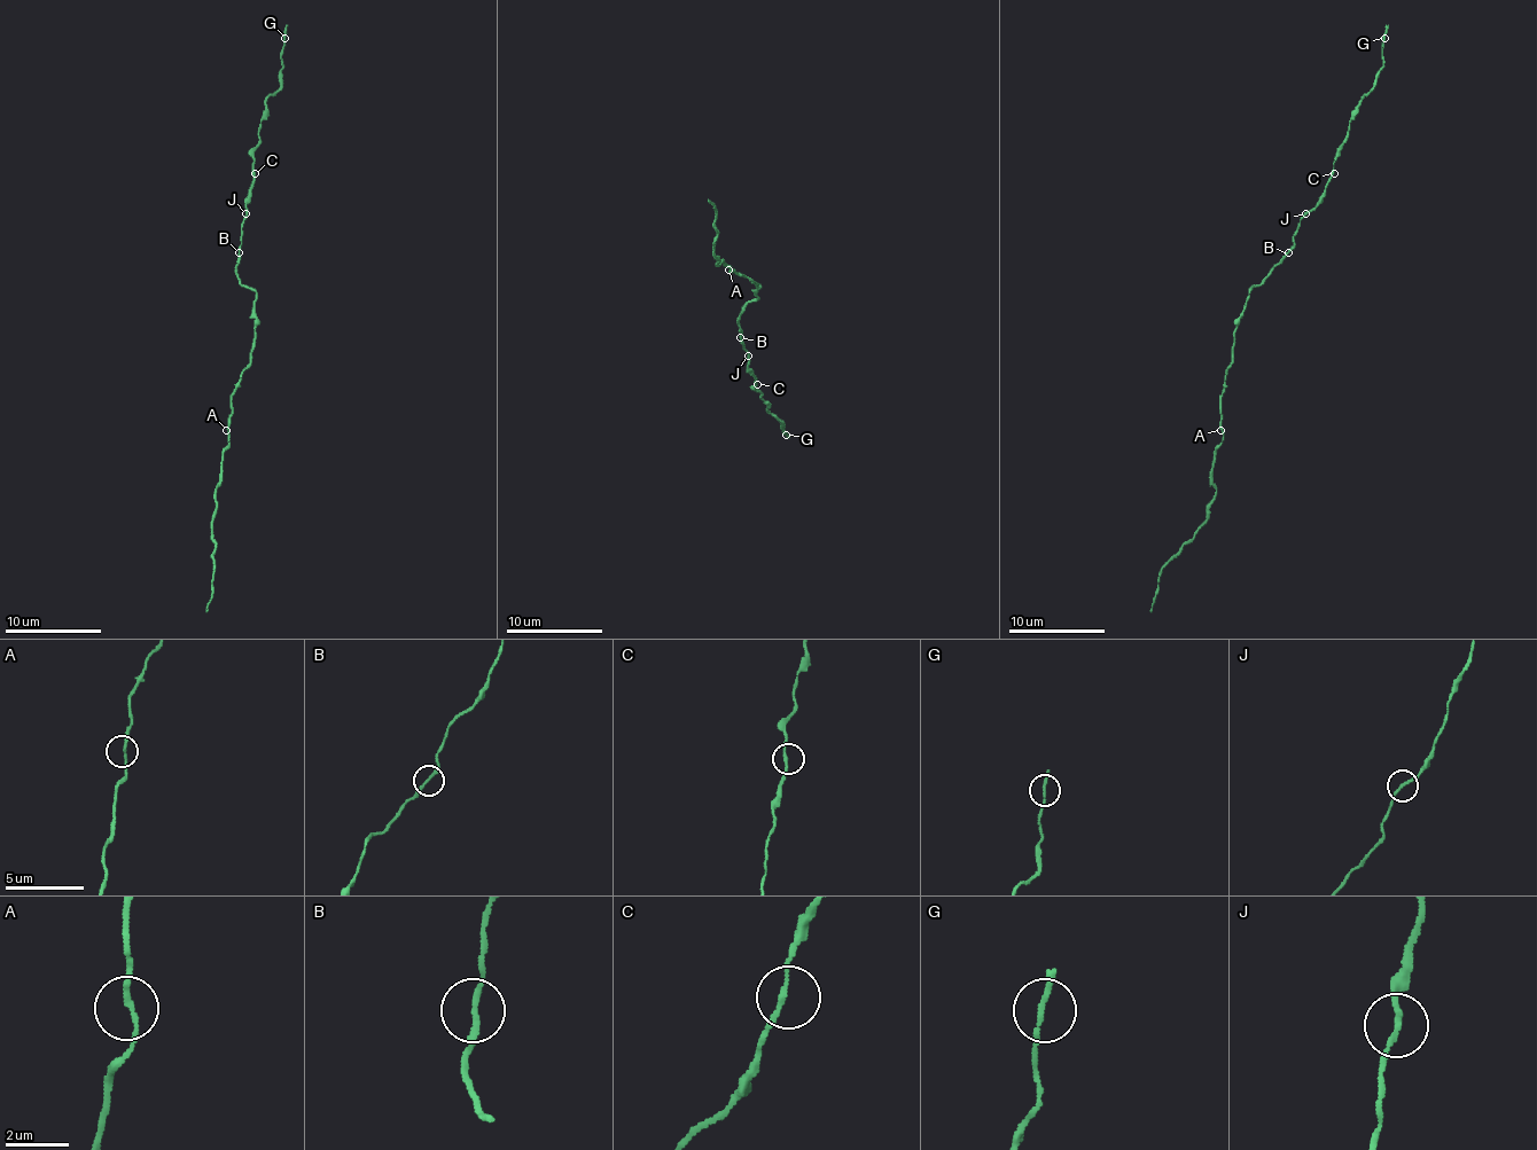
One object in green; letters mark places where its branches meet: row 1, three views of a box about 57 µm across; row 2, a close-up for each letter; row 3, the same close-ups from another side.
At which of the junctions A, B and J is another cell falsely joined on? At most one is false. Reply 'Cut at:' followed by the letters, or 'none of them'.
Cut at: none of them

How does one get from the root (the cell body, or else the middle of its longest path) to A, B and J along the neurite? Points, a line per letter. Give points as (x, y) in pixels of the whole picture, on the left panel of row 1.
A: (255, 306), (255, 345), (250, 365), (231, 398), (231, 422), (226, 430)
B: (255, 306), (255, 294), (235, 272), (239, 252)
J: (255, 306), (255, 294), (235, 272), (241, 224), (246, 214)

